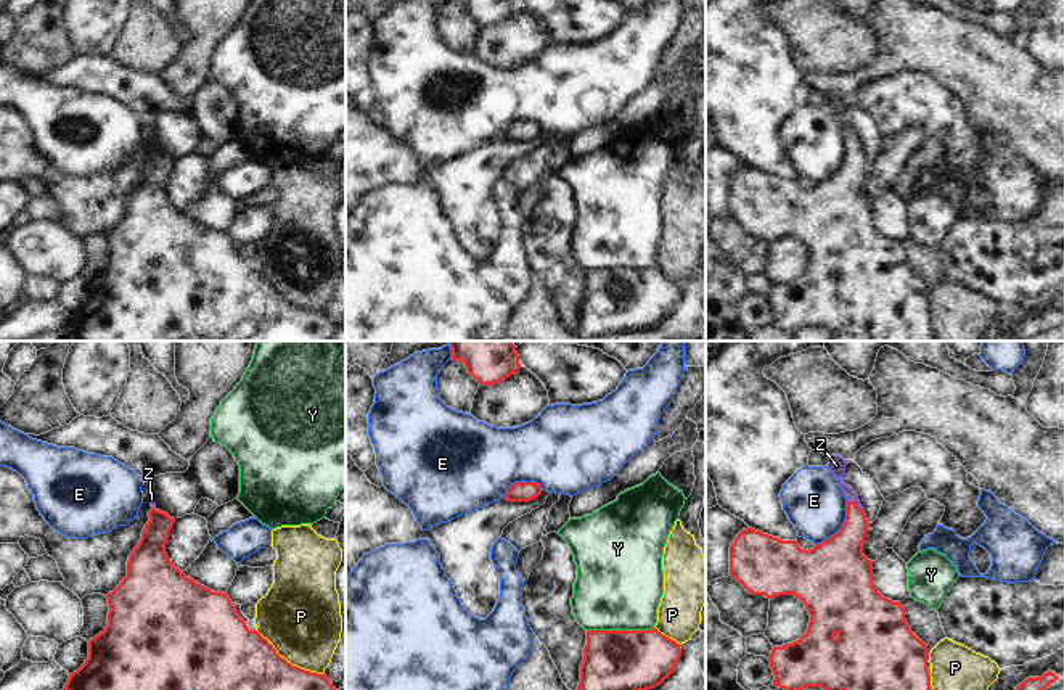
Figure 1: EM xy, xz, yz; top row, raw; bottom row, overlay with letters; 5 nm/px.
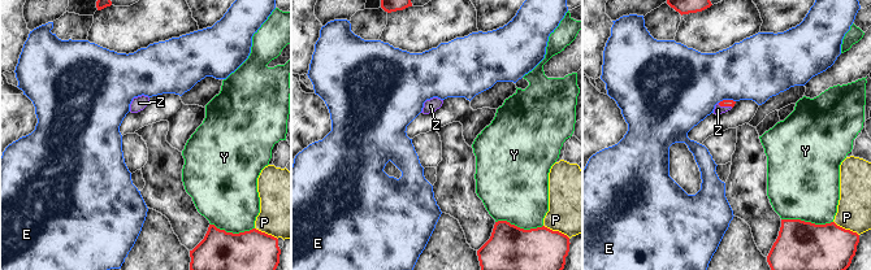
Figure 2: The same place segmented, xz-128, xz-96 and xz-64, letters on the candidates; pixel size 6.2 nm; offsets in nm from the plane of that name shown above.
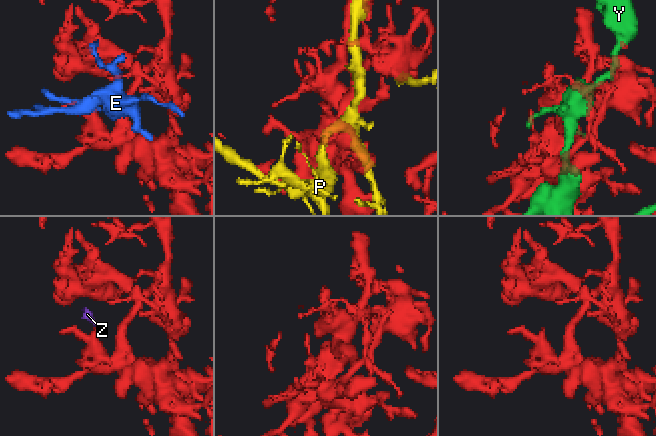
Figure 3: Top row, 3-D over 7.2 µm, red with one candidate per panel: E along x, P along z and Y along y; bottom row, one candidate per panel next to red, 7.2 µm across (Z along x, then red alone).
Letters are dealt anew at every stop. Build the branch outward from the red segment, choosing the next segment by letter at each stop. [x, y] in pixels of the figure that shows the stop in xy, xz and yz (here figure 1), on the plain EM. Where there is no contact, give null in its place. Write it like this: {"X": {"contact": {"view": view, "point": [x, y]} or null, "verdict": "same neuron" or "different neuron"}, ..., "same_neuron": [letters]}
{"E": {"contact": {"view": "yz", "point": [841, 168]}, "verdict": "different neuron"}, "P": {"contact": {"view": "xy", "point": [286, 301]}, "verdict": "different neuron"}, "Y": {"contact": {"view": "xz", "point": [619, 271]}, "verdict": "different neuron"}, "Z": {"contact": {"view": "yz", "point": [854, 142]}, "verdict": "same neuron"}, "same_neuron": ["Z"]}

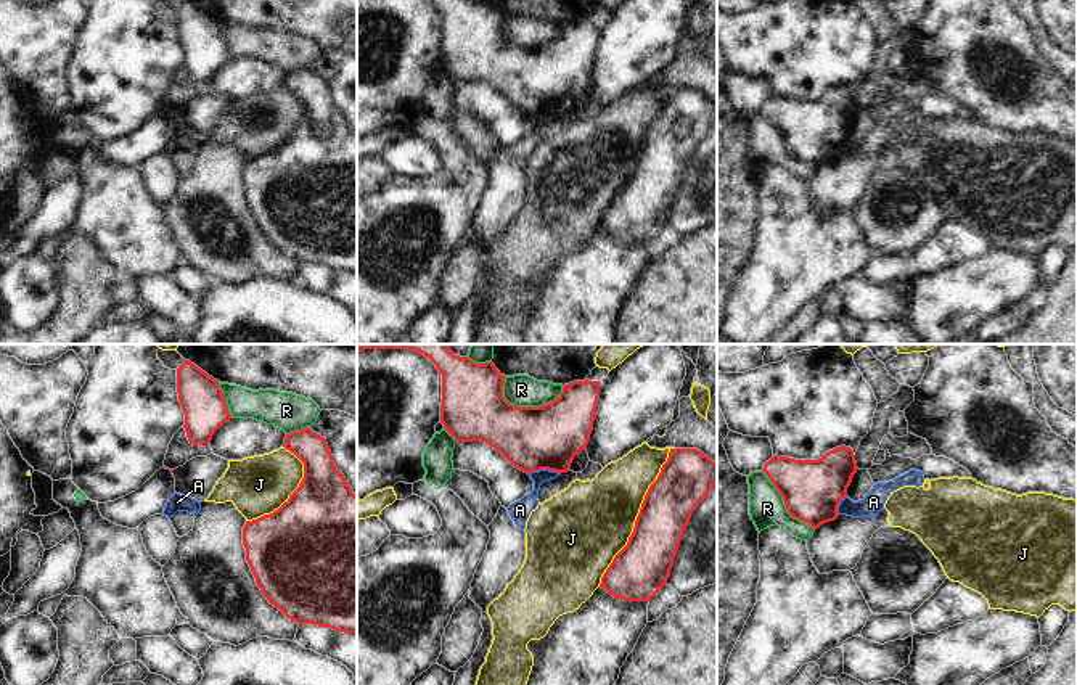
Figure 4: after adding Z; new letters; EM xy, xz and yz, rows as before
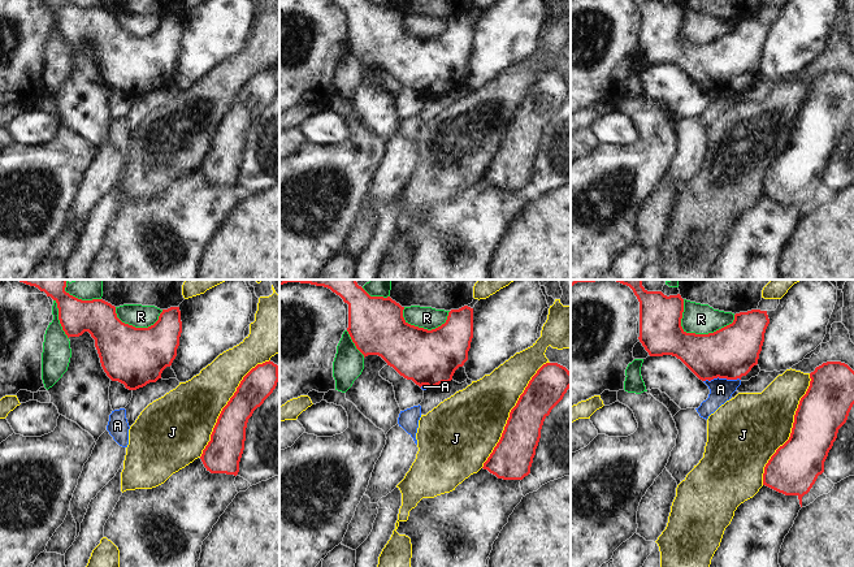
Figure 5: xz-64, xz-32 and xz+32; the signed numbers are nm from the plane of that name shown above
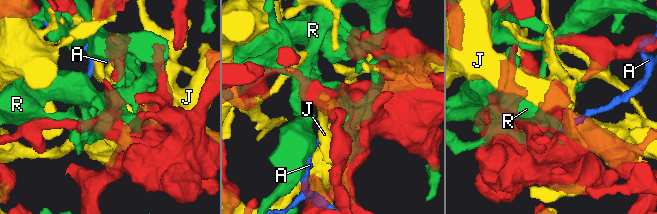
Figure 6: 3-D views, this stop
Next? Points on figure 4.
{"A": {"contact": {"view": "xz", "point": [544, 108]}, "verdict": "different neuron"}, "J": {"contact": {"view": "xz", "point": [637, 156]}, "verdict": "different neuron"}, "R": {"contact": {"view": "xz", "point": [534, 47]}, "verdict": "different neuron"}, "same_neuron": []}

